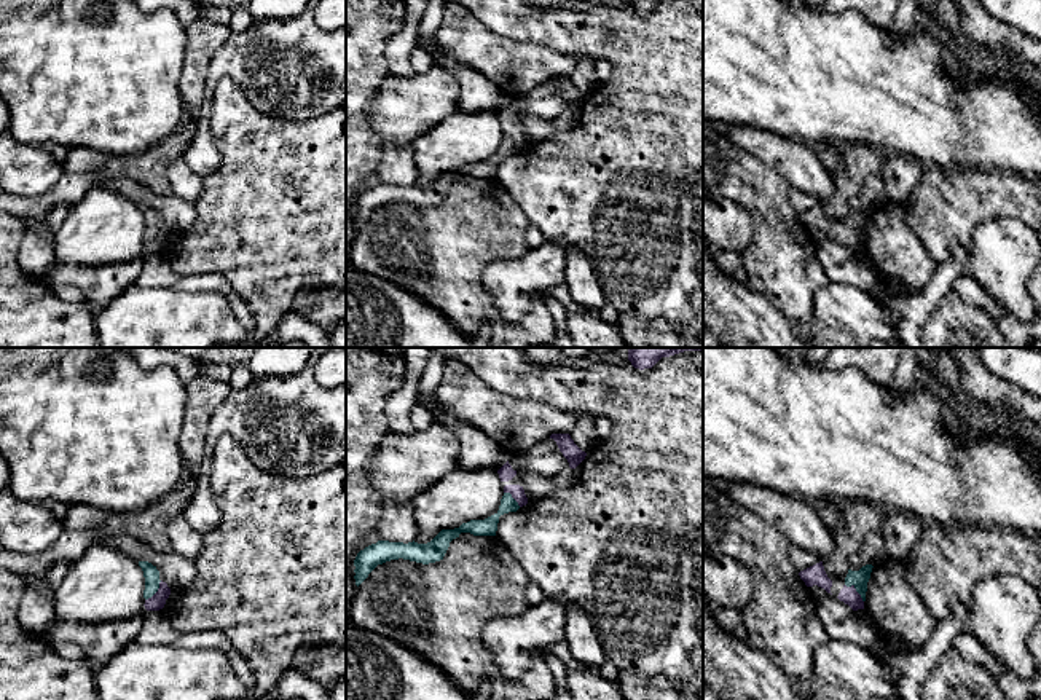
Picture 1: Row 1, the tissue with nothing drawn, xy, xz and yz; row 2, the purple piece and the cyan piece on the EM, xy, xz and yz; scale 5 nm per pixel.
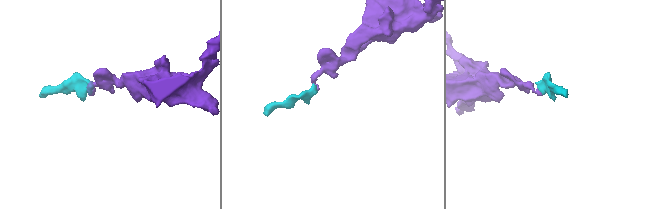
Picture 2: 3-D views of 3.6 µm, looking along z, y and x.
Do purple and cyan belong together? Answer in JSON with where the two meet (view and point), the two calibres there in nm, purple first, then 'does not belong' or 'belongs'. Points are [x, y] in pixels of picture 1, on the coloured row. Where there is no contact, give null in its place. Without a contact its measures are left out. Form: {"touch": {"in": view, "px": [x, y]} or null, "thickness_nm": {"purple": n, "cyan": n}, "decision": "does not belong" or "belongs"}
{"touch": {"in": "yz", "px": [855, 590]}, "thickness_nm": {"purple": 90, "cyan": 90}, "decision": "belongs"}

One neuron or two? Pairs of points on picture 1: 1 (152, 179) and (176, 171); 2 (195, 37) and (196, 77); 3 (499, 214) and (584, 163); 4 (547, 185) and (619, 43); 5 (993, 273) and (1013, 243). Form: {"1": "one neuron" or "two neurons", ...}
{"1": "two neurons", "2": "one neuron", "3": "two neurons", "4": "one neuron", "5": "one neuron"}

